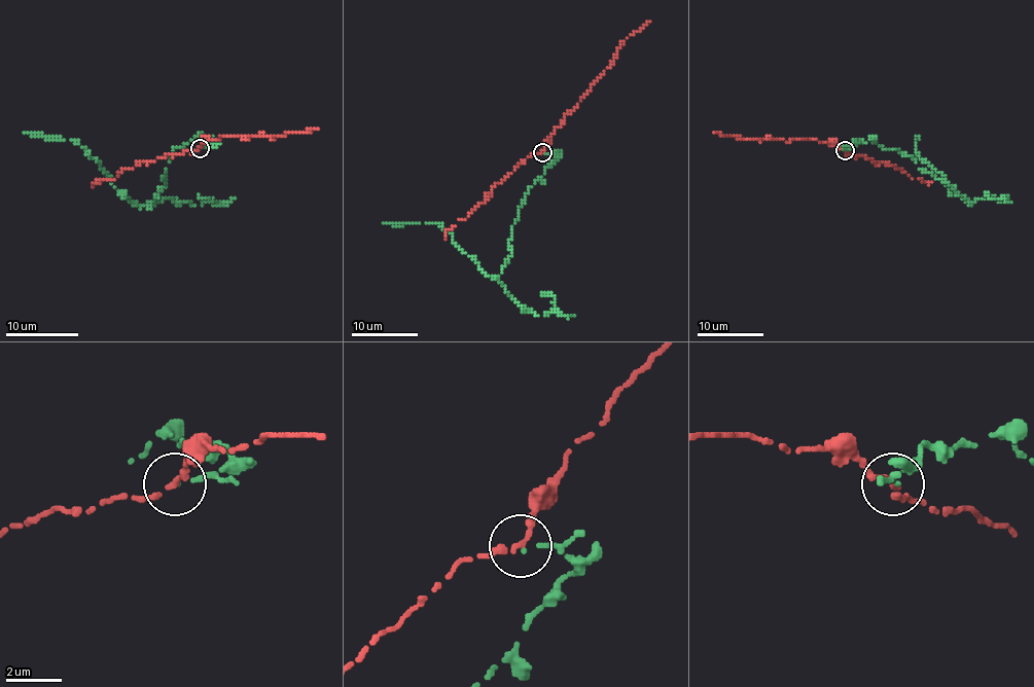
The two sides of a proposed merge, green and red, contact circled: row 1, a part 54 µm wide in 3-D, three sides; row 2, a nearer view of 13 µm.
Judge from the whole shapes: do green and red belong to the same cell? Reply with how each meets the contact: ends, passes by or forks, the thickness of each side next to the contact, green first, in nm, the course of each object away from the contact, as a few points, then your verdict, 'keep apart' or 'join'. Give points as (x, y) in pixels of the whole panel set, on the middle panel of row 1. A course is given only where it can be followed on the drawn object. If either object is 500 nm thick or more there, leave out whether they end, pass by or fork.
green ends | red passes by | 140/190 nm | green via (543, 152), (556, 159), (527, 190), (510, 230), (510, 255), (496, 278), (433, 222), (382, 222) | red via (542, 152), (564, 118), (611, 64), (618, 47), (651, 21) | keep apart

